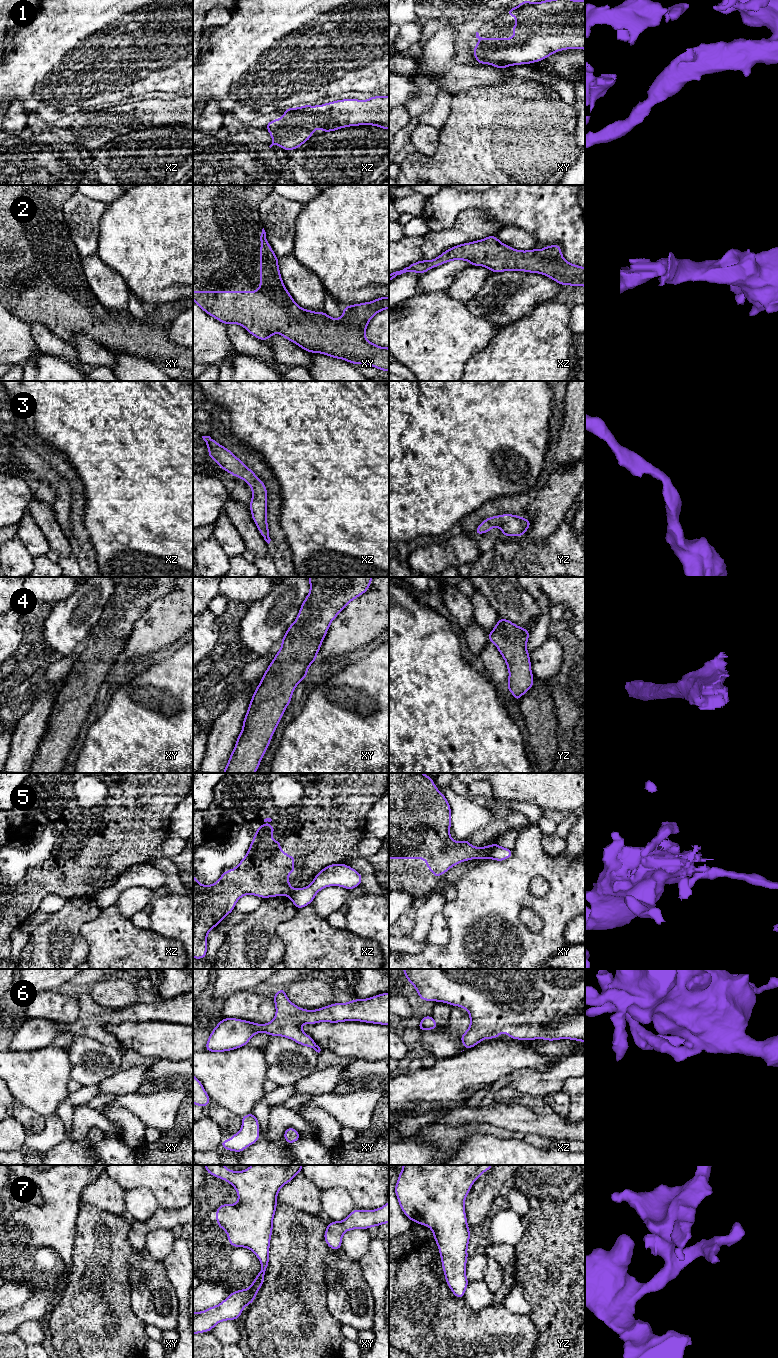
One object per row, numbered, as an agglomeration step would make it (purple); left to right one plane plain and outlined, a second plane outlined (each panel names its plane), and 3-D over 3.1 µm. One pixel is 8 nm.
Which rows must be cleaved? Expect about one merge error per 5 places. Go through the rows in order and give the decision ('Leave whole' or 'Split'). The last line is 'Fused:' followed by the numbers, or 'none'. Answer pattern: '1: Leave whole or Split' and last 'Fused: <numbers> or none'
1: Leave whole
2: Leave whole
3: Leave whole
4: Leave whole
5: Split
6: Leave whole
7: Leave whole
Fused: 5

